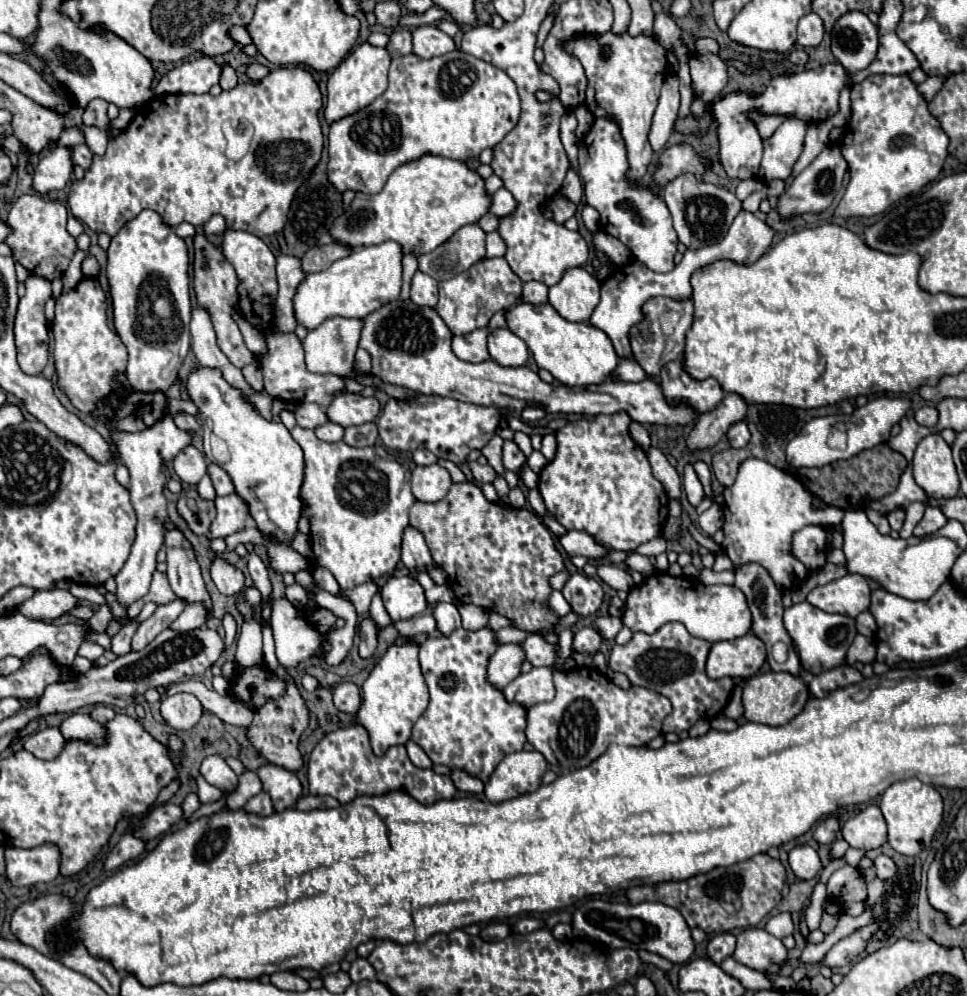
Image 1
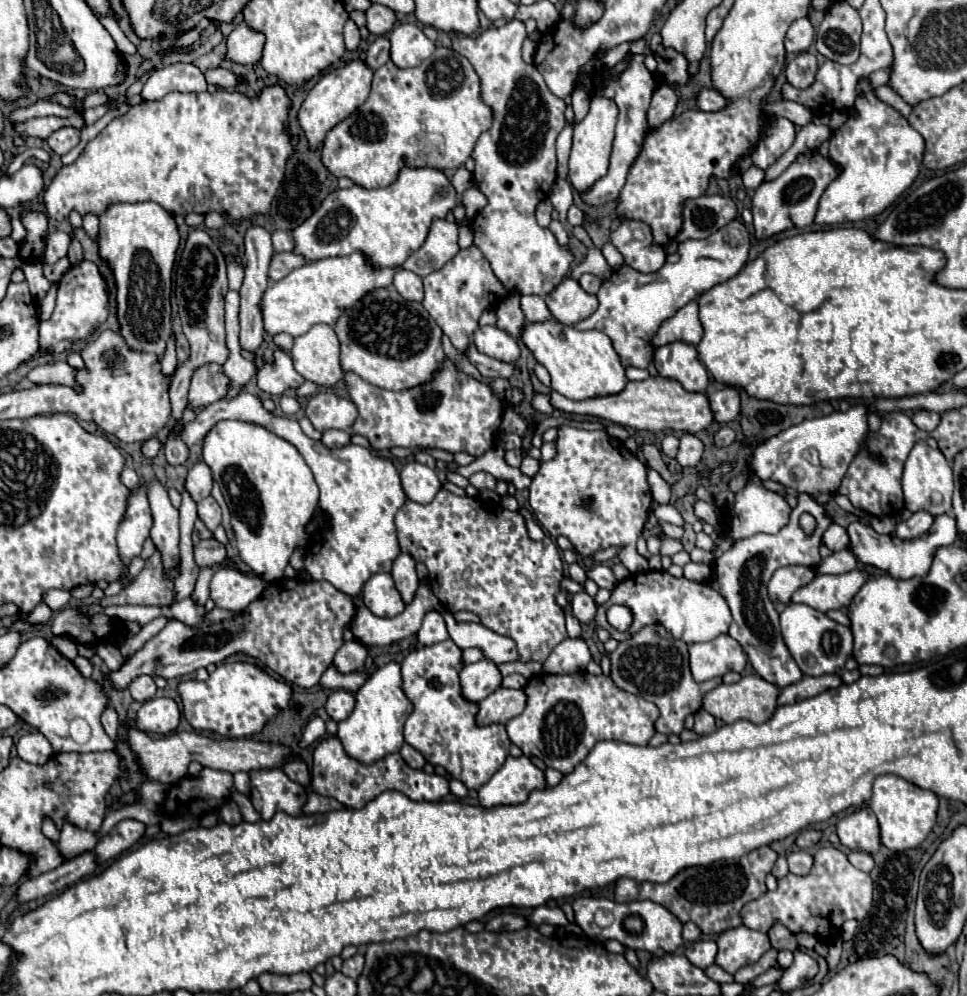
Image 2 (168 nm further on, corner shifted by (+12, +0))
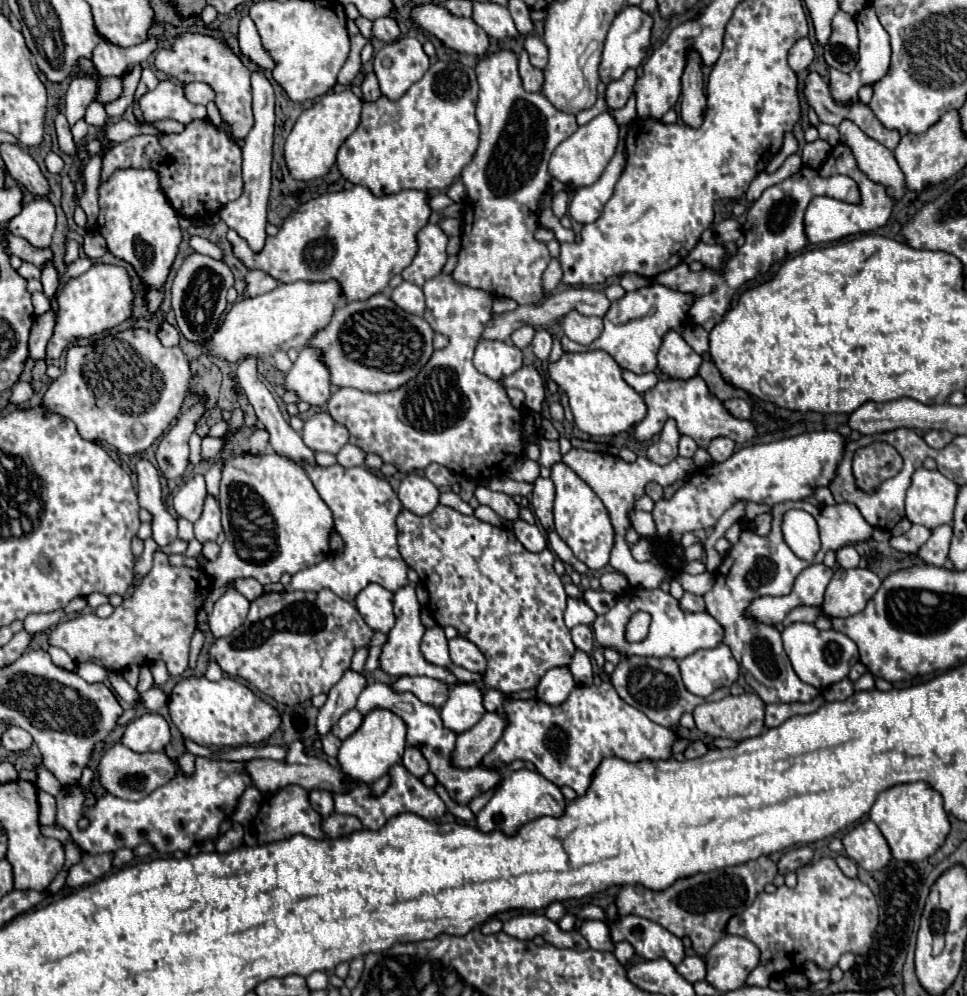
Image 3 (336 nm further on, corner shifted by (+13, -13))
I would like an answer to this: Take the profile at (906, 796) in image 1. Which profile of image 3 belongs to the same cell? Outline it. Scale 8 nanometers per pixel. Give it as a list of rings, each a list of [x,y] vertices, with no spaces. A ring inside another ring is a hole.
[[[926,782],[898,784],[880,792],[870,810],[870,820],[884,834],[896,860],[926,860],[944,844],[950,832],[950,820],[944,810],[944,800],[940,792],[936,792]]]

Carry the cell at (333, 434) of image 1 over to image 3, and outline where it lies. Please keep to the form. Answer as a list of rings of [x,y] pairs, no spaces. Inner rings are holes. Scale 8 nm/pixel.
[[[346,444],[338,454],[338,464],[340,466],[364,466],[366,460],[366,452],[354,444]]]

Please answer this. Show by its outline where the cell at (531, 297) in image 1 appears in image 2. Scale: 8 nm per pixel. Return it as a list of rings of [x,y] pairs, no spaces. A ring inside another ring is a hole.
[[[521,295],[521,311],[527,321],[545,321],[551,317],[543,297],[539,295]]]

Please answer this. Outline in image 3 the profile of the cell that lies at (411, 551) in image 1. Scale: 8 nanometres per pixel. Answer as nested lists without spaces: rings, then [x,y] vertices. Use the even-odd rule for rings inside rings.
[[[404,586],[394,594],[394,614],[396,614],[396,626],[388,632],[388,638],[380,652],[380,670],[384,670],[390,676],[434,676],[438,680],[444,680],[448,684],[456,684],[456,678],[448,674],[448,670],[432,666],[424,660],[420,652],[420,642],[424,636],[424,624],[420,622],[420,604],[416,600],[416,592],[412,586]]]

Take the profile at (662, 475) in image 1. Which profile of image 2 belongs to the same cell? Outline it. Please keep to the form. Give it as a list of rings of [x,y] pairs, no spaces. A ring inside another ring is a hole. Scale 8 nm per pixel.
[[[637,449],[635,455],[637,455],[637,459],[641,459],[641,461],[645,463],[645,467],[647,467],[647,481],[649,481],[653,499],[655,499],[657,503],[669,503],[669,499],[671,499],[671,485],[669,485],[655,469],[651,469],[651,467],[647,465],[647,459],[645,459],[645,455],[643,455],[641,449]]]

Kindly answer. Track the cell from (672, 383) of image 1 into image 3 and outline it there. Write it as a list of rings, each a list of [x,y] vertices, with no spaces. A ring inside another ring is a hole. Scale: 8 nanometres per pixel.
[[[676,330],[666,332],[660,352],[658,352],[658,368],[666,376],[688,380],[698,374],[700,364],[702,364],[700,354],[696,354],[686,344],[686,340],[680,336],[680,332],[676,332]]]

